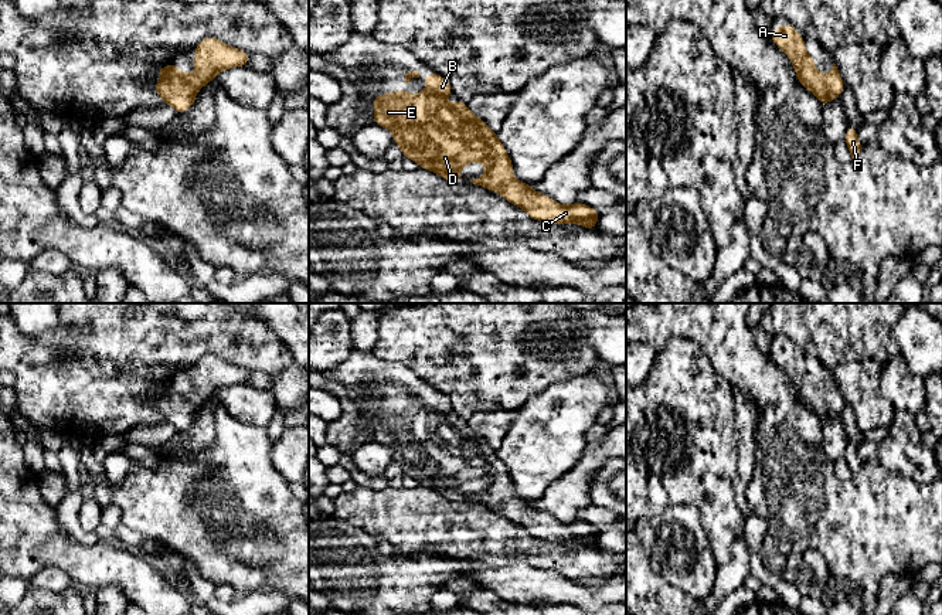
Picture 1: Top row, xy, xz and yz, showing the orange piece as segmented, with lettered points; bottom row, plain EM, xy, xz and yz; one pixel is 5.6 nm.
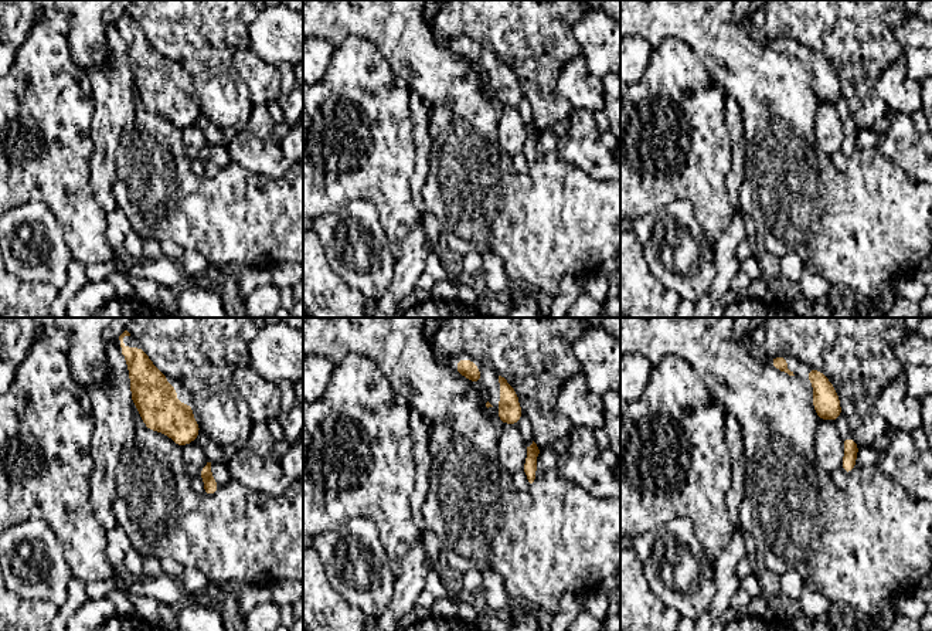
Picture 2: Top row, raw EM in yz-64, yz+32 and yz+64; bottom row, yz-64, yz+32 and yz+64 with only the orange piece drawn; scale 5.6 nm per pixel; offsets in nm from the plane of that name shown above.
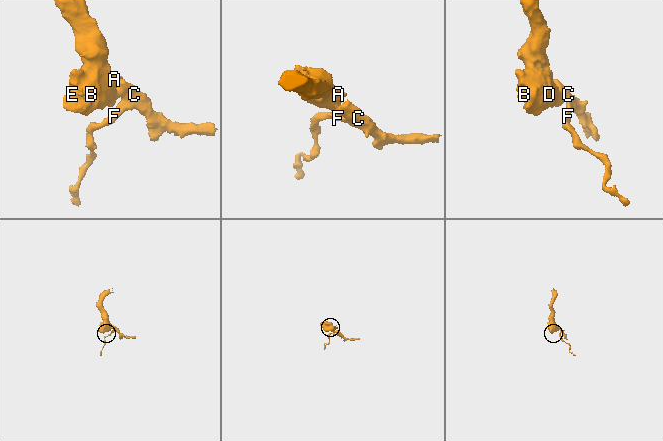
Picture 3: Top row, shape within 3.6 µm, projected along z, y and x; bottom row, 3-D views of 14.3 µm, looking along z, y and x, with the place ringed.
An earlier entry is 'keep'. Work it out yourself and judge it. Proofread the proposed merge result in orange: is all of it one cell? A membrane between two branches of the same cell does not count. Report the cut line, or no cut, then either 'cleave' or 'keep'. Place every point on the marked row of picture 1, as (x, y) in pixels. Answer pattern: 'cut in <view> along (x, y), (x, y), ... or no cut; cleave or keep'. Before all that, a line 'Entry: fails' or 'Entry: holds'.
Entry: holds
no cut; keep

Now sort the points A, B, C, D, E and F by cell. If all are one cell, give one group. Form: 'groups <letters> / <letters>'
groups A B C D E F

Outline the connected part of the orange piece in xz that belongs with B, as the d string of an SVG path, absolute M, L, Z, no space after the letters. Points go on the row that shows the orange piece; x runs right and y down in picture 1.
M438 72L426 74L424 78L426 91L409 95L404 86L392 94L381 94L371 99L374 105L373 122L391 130L405 159L418 163L419 169L435 171L448 181L462 181L460 169L473 162L484 163L482 179L470 180L490 191L501 194L501 198L523 208L535 221L552 224L582 224L584 230L596 230L599 213L579 201L571 205L561 205L550 196L535 193L533 186L513 177L513 163L506 147L497 139L497 133L489 129L486 122L473 115L466 102L456 99L448 105L443 99L453 94L452 85Z

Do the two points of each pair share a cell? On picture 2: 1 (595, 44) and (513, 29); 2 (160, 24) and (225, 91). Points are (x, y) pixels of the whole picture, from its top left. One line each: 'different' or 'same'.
1: different
2: same

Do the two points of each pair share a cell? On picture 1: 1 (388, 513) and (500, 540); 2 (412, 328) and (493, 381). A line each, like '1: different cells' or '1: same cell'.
1: same cell
2: same cell

